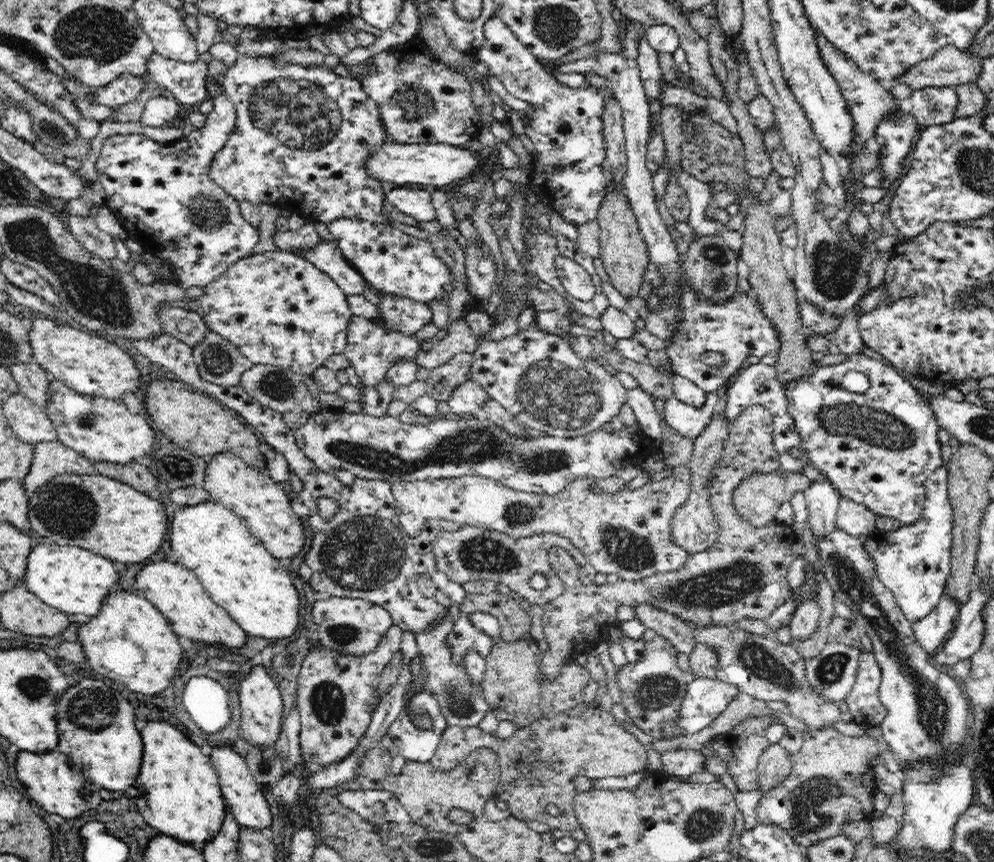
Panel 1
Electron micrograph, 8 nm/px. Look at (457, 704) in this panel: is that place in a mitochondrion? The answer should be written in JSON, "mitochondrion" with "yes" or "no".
{"mitochondrion":"yes"}

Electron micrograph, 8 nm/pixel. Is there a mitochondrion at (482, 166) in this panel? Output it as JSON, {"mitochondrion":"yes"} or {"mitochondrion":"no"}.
{"mitochondrion":"no"}

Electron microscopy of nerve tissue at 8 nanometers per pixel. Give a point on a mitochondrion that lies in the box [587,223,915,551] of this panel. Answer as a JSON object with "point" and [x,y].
{"point":[835,268]}

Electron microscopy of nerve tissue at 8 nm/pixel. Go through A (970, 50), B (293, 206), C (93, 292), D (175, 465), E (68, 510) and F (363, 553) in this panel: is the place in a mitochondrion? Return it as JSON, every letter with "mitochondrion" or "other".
{"A":"other","B":"other","C":"mitochondrion","D":"mitochondrion","E":"mitochondrion","F":"mitochondrion"}

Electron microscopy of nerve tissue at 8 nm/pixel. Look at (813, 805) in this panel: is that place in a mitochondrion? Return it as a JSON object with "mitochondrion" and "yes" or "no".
{"mitochondrion":"yes"}

